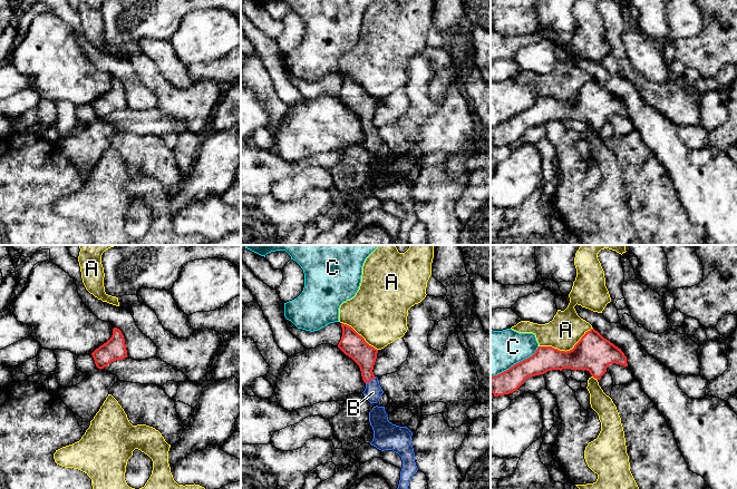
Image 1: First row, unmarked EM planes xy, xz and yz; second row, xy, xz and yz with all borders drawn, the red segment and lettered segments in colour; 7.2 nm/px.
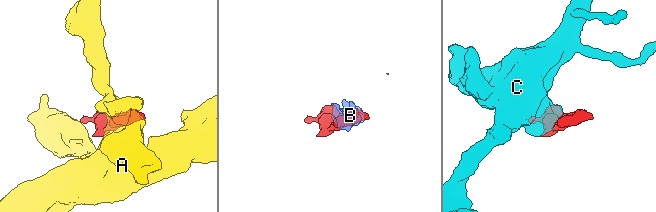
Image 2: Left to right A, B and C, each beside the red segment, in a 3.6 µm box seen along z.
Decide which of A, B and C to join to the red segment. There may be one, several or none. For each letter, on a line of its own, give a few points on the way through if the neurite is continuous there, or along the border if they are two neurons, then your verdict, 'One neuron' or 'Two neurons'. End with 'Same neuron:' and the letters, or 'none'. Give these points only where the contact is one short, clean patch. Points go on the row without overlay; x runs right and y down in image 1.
A: Two neurons
B: Path across: xz (365, 106), (366, 123), (370, 130), (372, 143). One neuron
C: Two neurons
Same neuron: B

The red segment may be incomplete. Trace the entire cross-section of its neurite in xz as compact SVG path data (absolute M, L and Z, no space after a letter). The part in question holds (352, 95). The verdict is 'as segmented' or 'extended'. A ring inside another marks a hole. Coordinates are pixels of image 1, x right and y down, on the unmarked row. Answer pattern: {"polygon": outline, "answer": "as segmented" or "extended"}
{"polygon": "M341 74L341 78L342 87L338 98L359 116L366 134L362 144L370 154L377 154L384 144L378 128L372 123L378 100L369 96L351 77Z", "answer": "extended"}

